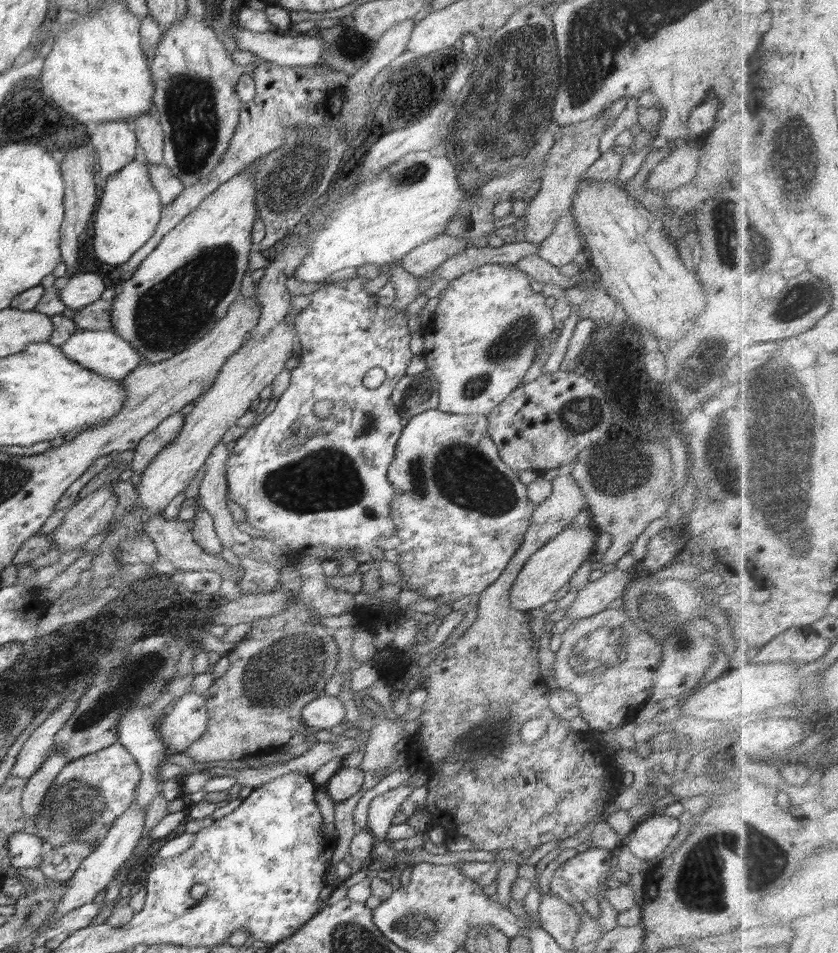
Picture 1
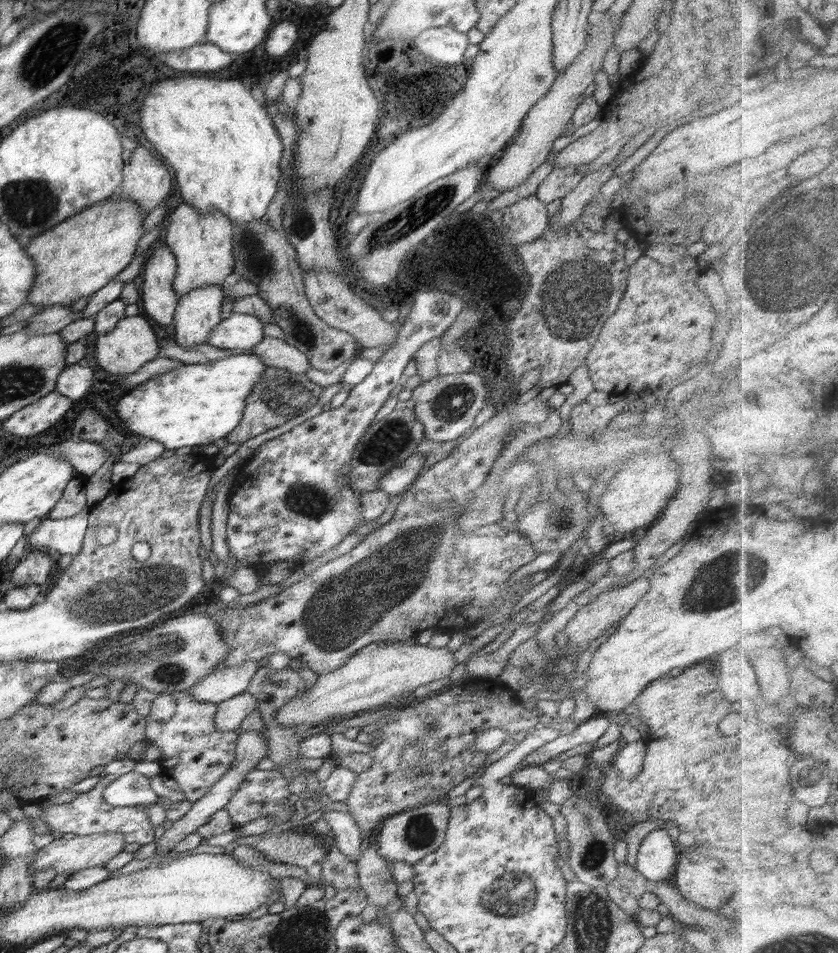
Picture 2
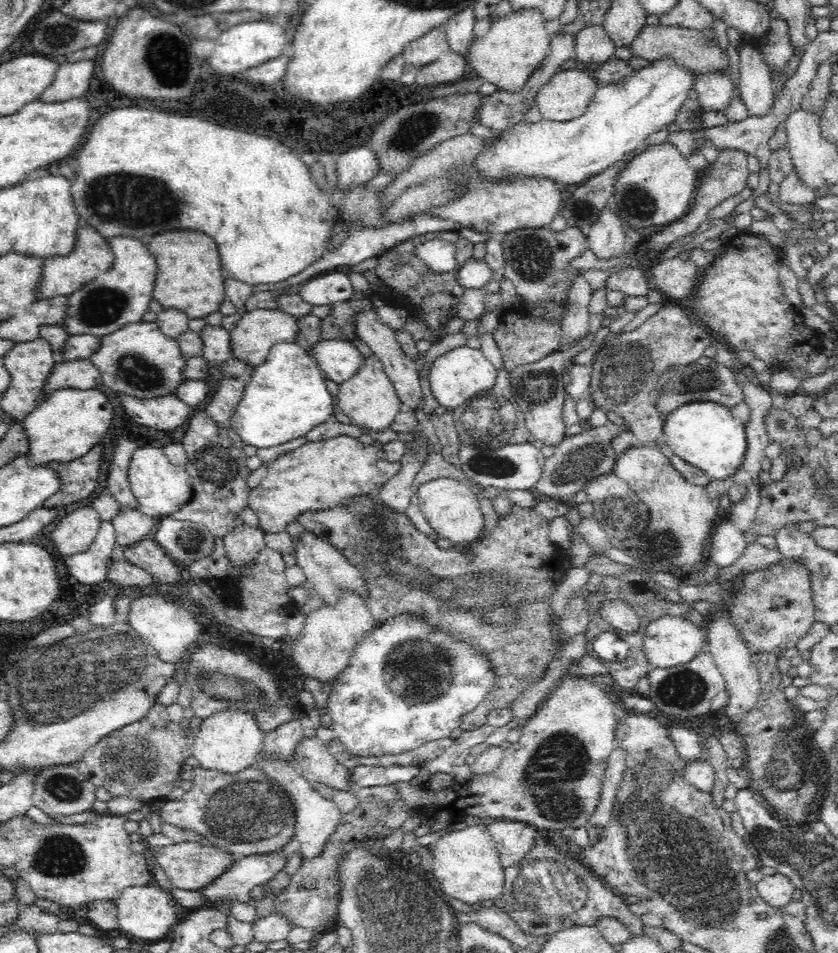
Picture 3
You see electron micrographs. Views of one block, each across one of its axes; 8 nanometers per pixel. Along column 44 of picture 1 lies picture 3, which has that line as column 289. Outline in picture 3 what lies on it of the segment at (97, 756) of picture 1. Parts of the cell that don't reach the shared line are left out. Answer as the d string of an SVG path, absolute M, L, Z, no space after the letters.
M254 766L238 774L225 774L218 770L203 770L199 767L194 769L192 783L191 790L186 791L180 800L166 800L159 814L161 822L184 830L194 830L210 840L214 846L227 850L237 858L252 854L270 854L293 840L295 820L290 795L282 786Z

